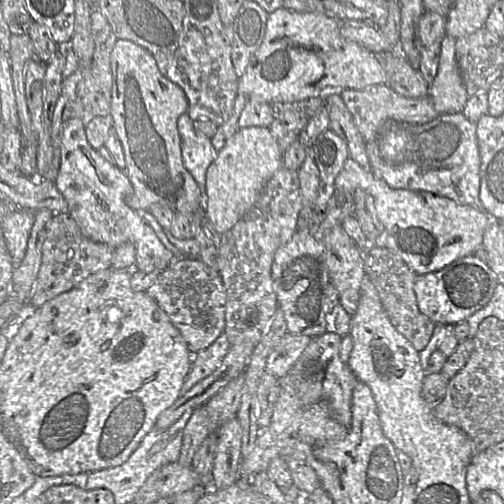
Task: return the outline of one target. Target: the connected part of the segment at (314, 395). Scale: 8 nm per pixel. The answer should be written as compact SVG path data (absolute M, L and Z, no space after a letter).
M332 330L313 338L288 374L280 379L280 382L291 395L296 395L302 407L308 407L318 402L326 403L331 418L349 429L352 420L353 390L359 380L348 362L343 362L340 358L341 341L342 336Z

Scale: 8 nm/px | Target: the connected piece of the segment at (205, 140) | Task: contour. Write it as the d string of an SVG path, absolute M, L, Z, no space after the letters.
M185 112L178 119L177 129L181 137L183 164L199 186L202 207L204 208L206 172L211 163L217 158L218 150L214 148L209 137L194 129L193 124L194 121Z

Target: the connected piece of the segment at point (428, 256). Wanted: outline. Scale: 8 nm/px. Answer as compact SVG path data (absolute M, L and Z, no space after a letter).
M351 157L346 160L342 170L337 175L334 184L335 184L336 192L355 192L356 190L361 189L373 197L376 217L382 228L380 235L375 240L375 247L387 248L390 251L394 252L395 254L399 255L402 258L402 260L408 265L408 267L417 275L424 275L426 273L438 271L444 268L445 266L449 265L450 263L454 262L457 259L460 259L465 256L475 255L476 252L481 247L483 234L485 230L487 229L487 227L492 222L499 222L499 221L493 220L485 212L477 211L470 206L457 204L453 200L445 198L445 197L436 196L428 192L391 188L383 179L378 177L373 171L363 168L360 165L360 163L358 163L356 160L352 159Z

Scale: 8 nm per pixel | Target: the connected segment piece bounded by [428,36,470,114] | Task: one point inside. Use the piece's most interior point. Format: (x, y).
(447, 92)

